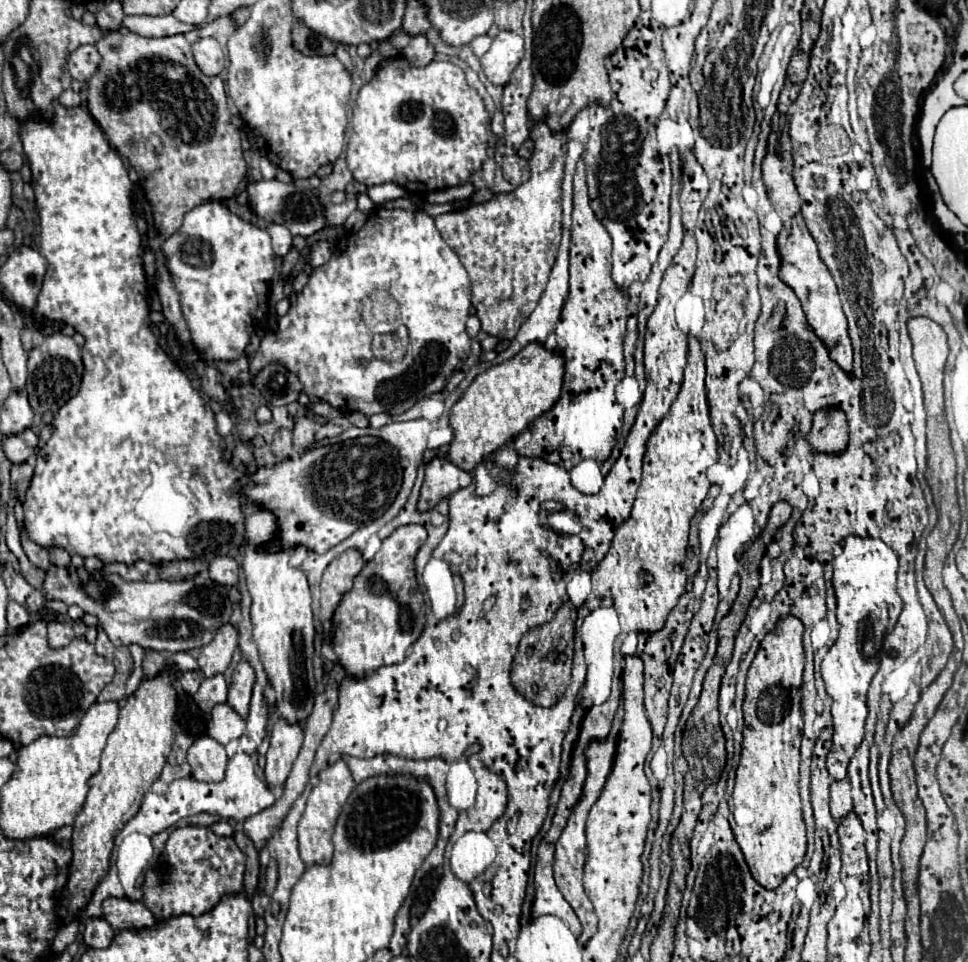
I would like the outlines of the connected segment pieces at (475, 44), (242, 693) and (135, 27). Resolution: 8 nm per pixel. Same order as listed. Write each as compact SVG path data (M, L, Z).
M481 35L481 37L473 39L473 41L469 43L469 47L473 49L473 53L475 53L477 57L483 57L483 55L487 53L487 49L491 47L491 37L489 37L489 35Z
M243 657L239 661L239 665L235 667L235 671L233 671L233 685L229 687L229 699L227 699L227 703L241 717L247 717L249 715L249 703L251 703L251 693L253 693L255 681L257 681L255 669Z
M163 15L163 17L125 17L123 25L141 35L141 37L167 37L167 35L177 35L177 33L187 33L195 27L185 25L177 21L173 15Z

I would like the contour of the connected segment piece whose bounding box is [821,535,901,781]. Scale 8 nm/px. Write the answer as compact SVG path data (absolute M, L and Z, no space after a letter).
M847 537L843 553L833 561L833 587L837 597L839 637L821 663L827 693L833 697L833 749L827 757L829 775L837 781L847 777L847 765L861 745L867 717L867 687L877 673L877 649L887 633L889 607L901 607L897 595L897 555L881 539Z

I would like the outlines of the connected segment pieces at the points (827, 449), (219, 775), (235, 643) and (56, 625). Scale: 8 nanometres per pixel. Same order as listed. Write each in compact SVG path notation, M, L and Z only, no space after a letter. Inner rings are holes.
M839 409L817 411L807 441L813 453L843 453L849 443L845 413Z
M199 737L187 751L187 761L197 781L219 783L225 777L227 753L221 743L211 737Z
M231 623L221 625L213 643L205 645L197 659L203 675L213 677L217 673L223 673L229 667L233 653L237 649L239 649L239 629Z
M49 622L49 643L51 647L63 647L75 637L71 623Z

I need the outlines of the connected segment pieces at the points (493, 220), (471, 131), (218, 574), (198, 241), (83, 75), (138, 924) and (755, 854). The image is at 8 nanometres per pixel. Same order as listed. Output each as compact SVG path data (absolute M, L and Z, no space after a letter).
M537 121L531 123L529 137L533 139L535 147L529 159L531 177L527 183L519 185L511 193L493 195L493 199L485 203L471 205L469 209L463 211L445 213L435 219L441 237L459 255L461 265L469 273L473 307L477 309L481 329L501 339L513 339L521 323L525 323L525 319L533 313L533 307L537 307L537 301L549 281L549 273L555 263L557 247L561 241L561 179L567 155L567 131L551 131L545 121Z
M389 57L379 63L375 75L359 91L353 107L353 135L347 145L347 167L359 183L397 183L407 191L437 191L467 183L471 173L481 169L487 149L489 113L483 99L465 81L461 67L449 61L431 61L427 67L411 67L403 57Z
M217 557L209 563L209 577L225 587L233 587L237 585L237 573L239 573L239 567L237 567L237 561L233 557Z
M207 201L185 215L181 229L169 239L165 239L161 249L167 257L167 267L181 295L183 317L187 321L191 341L195 343L195 347L209 361L239 359L245 353L245 347L249 345L249 339L255 333L259 321L267 313L269 281L275 273L275 253L271 247L269 233L243 221L219 201Z
M81 45L69 55L69 73L77 81L87 81L101 63L101 55L97 53L95 45Z
M107 899L103 903L105 919L115 931L123 929L145 929L153 927L155 919L151 911L141 901L129 901L129 899Z
M785 617L779 625L765 635L761 647L749 667L747 675L747 695L743 703L745 729L743 729L743 751L737 769L735 789L729 797L729 809L733 813L733 833L745 855L753 879L765 889L777 889L787 875L791 875L803 861L807 851L805 823L801 817L801 797L799 797L799 745L801 745L801 683L805 654L801 635L804 626L797 617Z

